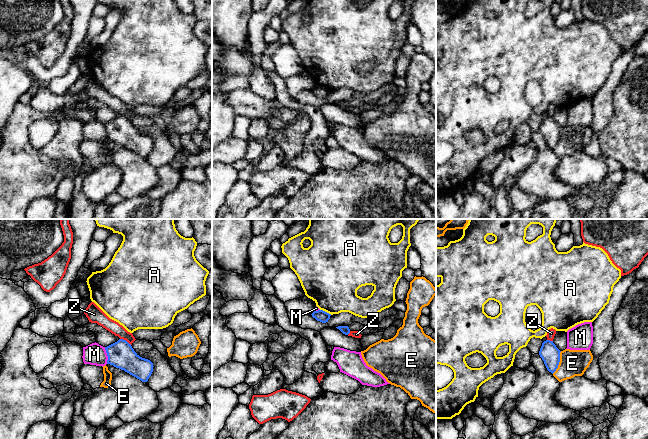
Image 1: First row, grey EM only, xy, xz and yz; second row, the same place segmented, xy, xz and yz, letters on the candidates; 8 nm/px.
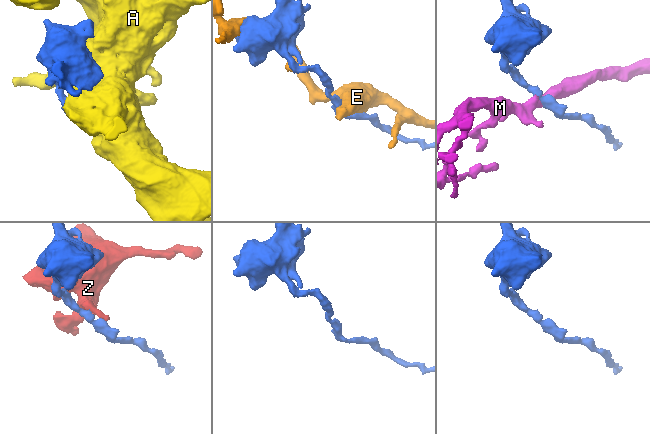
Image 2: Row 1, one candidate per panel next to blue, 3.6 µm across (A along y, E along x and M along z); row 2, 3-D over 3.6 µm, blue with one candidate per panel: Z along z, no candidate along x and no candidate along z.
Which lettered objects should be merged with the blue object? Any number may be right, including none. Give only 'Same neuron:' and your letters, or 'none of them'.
Same neuron: none of them

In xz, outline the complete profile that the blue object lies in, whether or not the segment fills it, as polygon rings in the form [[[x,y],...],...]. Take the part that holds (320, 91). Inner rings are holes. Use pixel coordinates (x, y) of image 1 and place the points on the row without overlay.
[[[323,86],[314,87],[311,91],[317,97],[320,97],[322,99],[328,98],[328,96],[330,95],[330,92],[331,92],[331,90],[329,90]]]

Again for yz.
[[[546,116],[542,119],[539,131],[544,137],[544,140],[552,150],[558,144],[560,138],[560,126],[556,123],[553,117]]]

